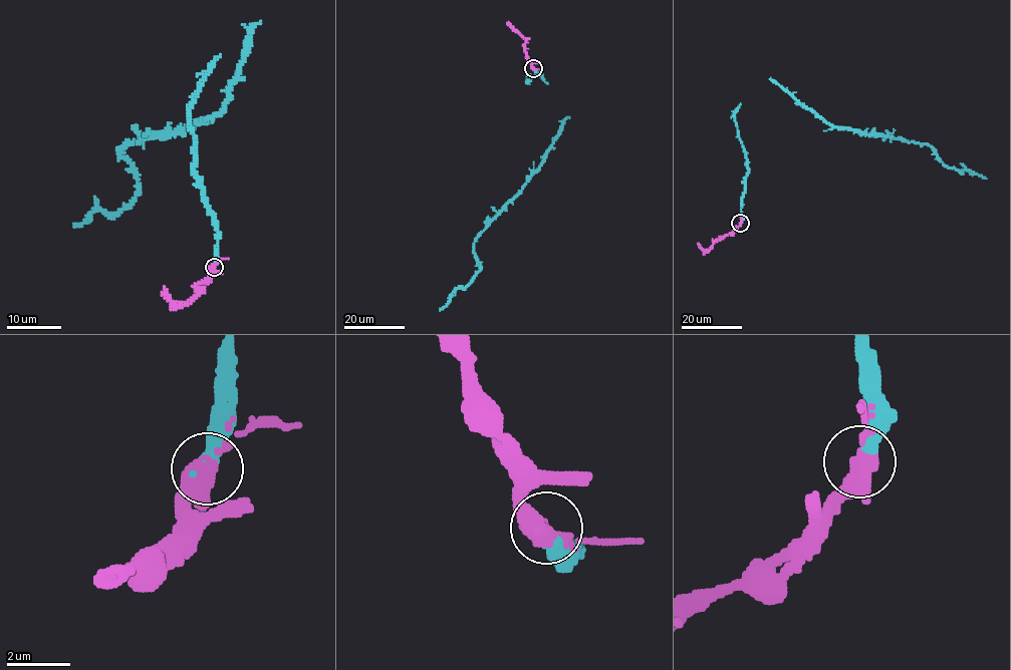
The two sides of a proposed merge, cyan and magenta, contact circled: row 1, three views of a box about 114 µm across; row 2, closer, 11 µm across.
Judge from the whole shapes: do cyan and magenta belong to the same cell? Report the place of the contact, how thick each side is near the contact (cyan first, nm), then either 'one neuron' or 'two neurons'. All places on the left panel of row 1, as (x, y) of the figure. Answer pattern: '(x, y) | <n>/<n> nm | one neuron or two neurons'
(214, 267) | 480/420 nm | one neuron

